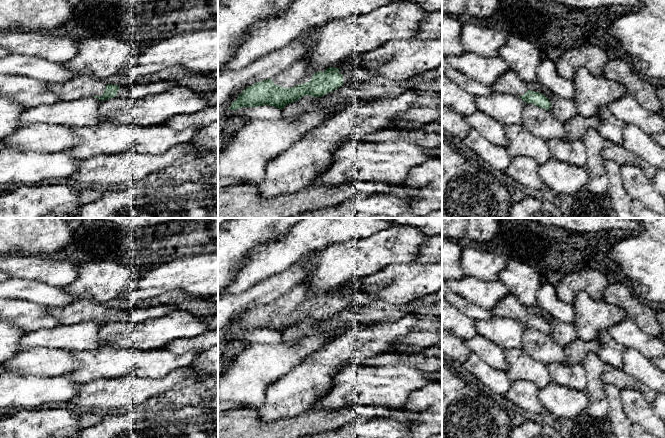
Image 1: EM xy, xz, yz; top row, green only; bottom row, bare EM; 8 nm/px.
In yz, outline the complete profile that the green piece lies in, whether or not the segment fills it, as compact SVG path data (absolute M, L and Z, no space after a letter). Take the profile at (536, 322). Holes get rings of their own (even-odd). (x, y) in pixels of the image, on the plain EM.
M511 293L500 299L491 310L494 316L518 320L526 327L550 334L551 327L542 317L531 315L527 307Z

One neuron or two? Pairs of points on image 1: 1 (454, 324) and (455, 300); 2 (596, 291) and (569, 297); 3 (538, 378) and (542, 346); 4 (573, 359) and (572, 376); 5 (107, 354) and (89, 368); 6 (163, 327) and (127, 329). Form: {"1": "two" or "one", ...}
{"1": "two", "2": "one", "3": "two", "4": "two", "5": "one", "6": "one"}

